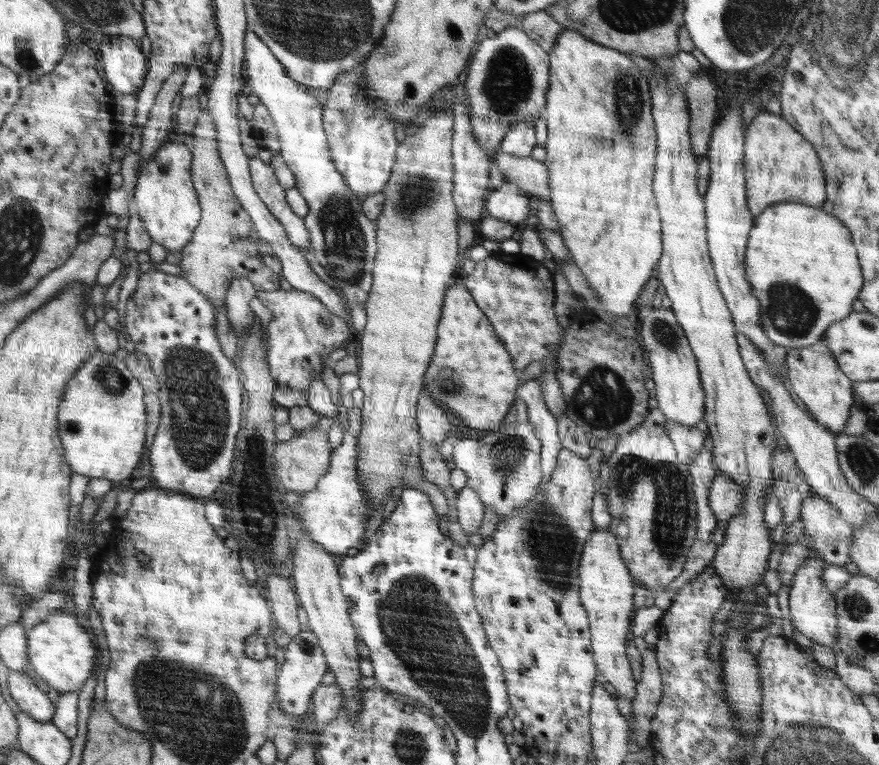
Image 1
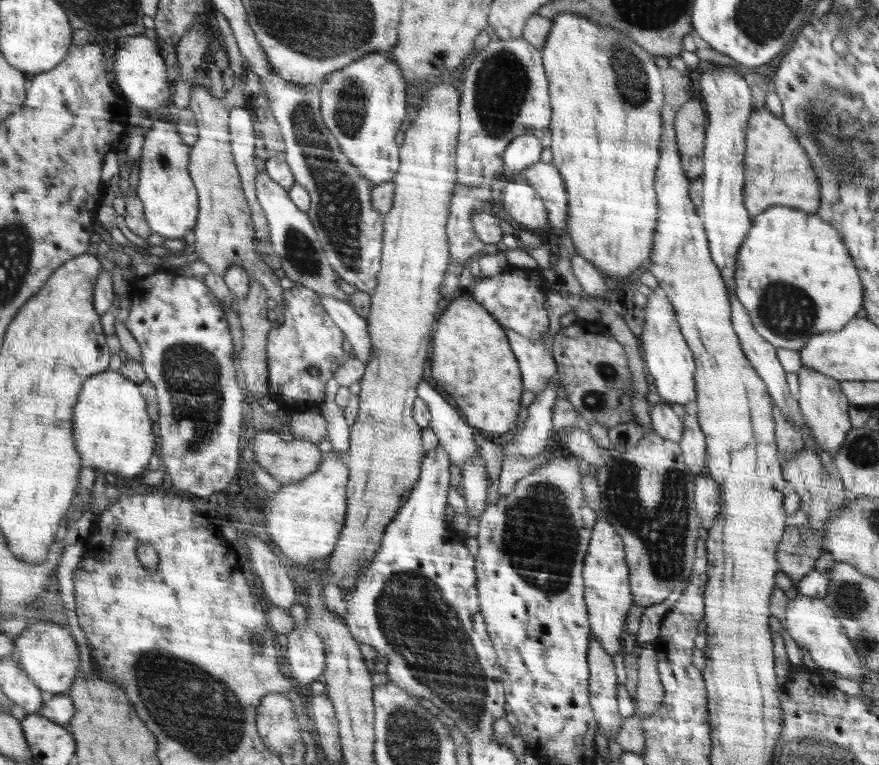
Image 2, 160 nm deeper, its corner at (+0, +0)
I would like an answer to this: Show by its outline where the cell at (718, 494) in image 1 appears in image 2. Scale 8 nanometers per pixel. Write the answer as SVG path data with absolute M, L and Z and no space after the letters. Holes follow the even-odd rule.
M706 474L695 475L695 509L698 511L703 528L712 528L722 506L719 505L719 496L722 487L715 479Z

